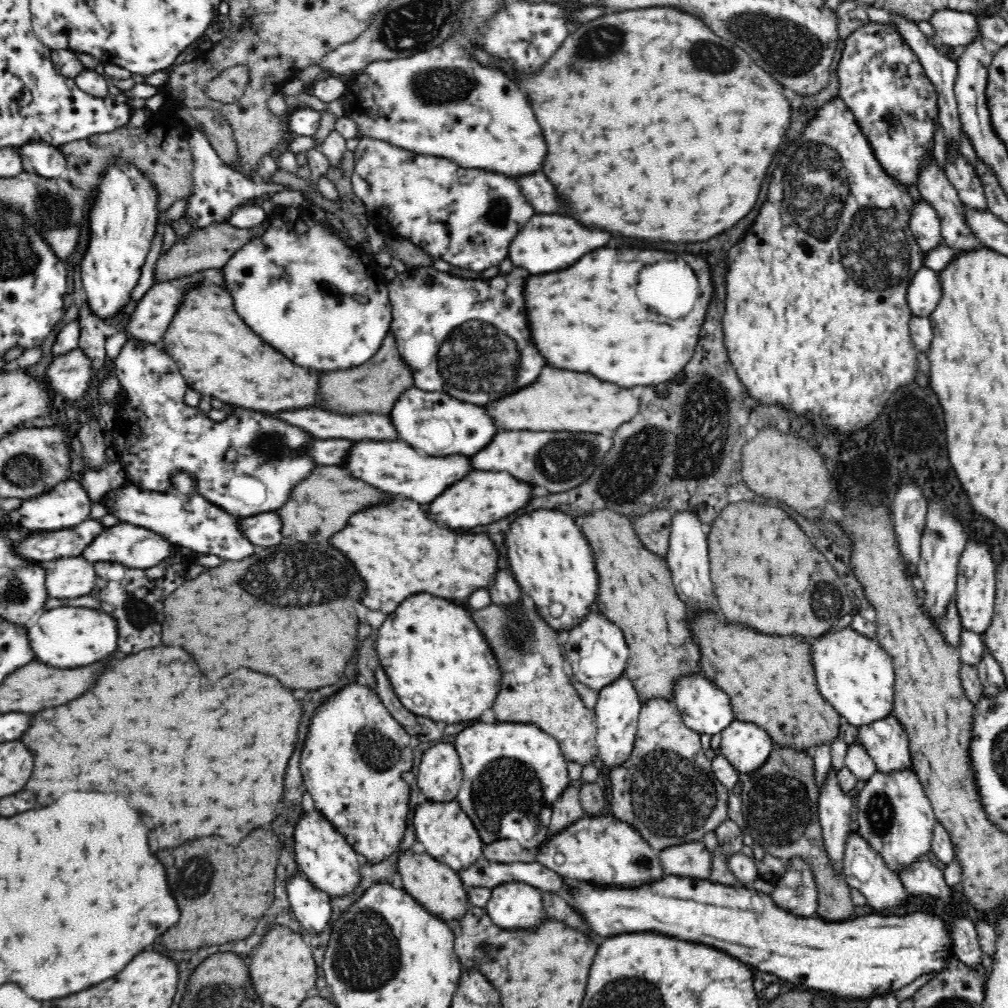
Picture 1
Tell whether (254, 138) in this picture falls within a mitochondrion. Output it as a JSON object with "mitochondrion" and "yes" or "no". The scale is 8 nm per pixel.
{"mitochondrion":"yes"}

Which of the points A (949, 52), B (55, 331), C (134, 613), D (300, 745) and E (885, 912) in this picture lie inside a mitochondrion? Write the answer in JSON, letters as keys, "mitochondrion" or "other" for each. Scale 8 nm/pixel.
{"A":"other","B":"other","C":"mitochondrion","D":"other","E":"other"}

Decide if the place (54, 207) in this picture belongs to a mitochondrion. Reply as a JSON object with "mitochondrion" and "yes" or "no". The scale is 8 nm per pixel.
{"mitochondrion":"yes"}

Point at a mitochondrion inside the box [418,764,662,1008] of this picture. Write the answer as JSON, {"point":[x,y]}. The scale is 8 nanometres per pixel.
{"point":[484,949]}

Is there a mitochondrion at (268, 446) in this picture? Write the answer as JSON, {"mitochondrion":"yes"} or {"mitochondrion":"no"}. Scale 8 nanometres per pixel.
{"mitochondrion":"yes"}

